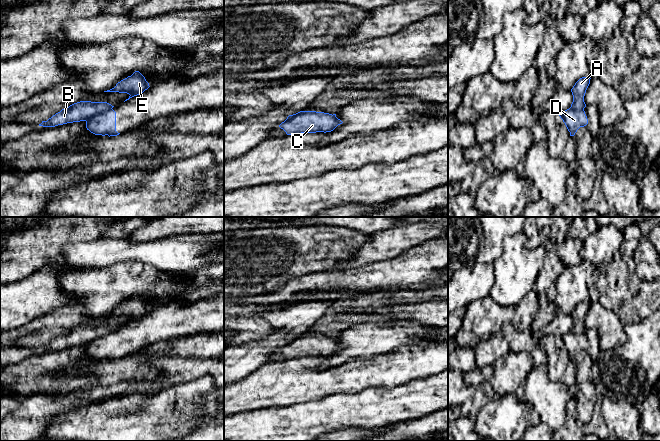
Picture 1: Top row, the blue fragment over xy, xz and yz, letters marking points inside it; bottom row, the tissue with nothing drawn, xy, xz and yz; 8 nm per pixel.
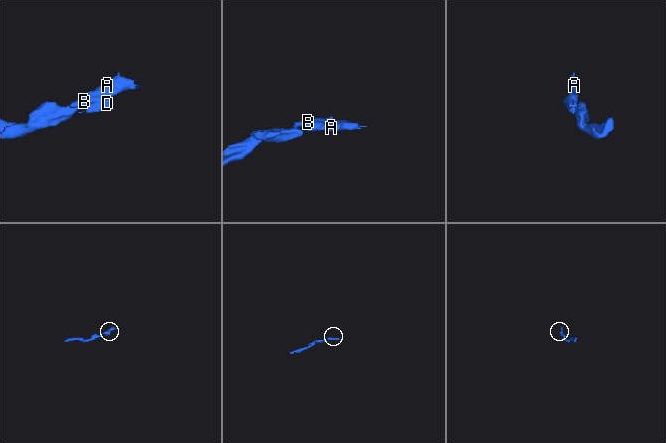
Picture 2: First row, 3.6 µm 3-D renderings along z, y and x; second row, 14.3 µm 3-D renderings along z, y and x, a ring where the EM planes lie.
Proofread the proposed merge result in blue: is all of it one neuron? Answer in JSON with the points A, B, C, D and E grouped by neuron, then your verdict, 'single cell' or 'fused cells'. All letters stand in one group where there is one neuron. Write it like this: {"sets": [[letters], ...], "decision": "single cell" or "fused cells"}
{"sets": [["A", "B", "C", "E"], ["D"]], "decision": "fused cells"}

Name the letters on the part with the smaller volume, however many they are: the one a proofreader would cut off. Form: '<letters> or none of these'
D

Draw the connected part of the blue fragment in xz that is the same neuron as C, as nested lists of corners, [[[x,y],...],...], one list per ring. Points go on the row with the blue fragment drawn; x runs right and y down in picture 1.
[[[300,111],[289,115],[279,127],[287,135],[301,133],[331,132],[343,122],[329,113],[316,111]]]

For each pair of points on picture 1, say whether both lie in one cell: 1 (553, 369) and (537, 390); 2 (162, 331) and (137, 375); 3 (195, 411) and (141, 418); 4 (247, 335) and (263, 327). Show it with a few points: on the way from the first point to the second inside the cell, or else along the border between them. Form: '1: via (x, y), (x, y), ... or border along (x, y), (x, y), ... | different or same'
1: border along (545, 365), (548, 377), (551, 380), (562, 382) | different
2: border along (159, 341), (133, 352) | different
3: via (182, 411), (173, 411), (154, 418) | same
4: via (251, 331), (259, 327) | same

